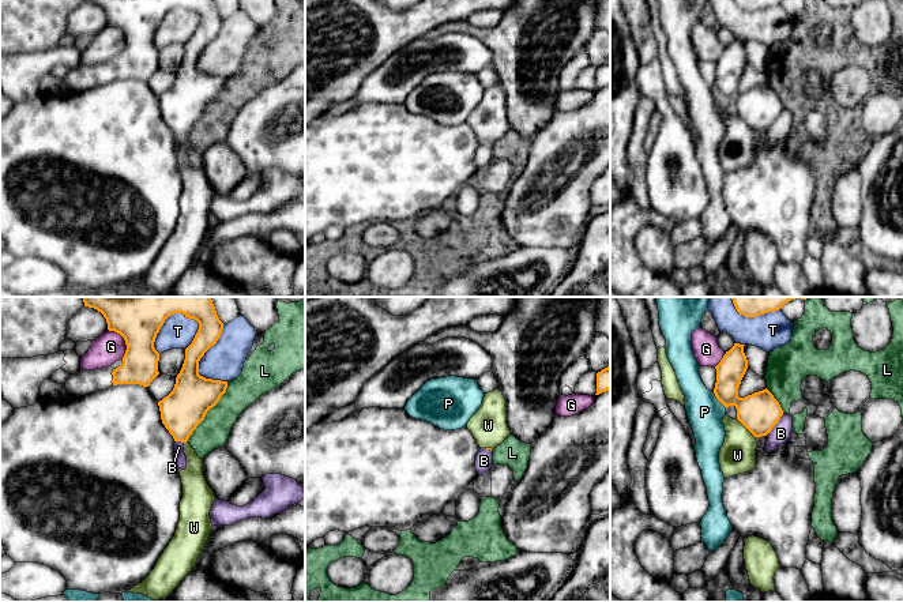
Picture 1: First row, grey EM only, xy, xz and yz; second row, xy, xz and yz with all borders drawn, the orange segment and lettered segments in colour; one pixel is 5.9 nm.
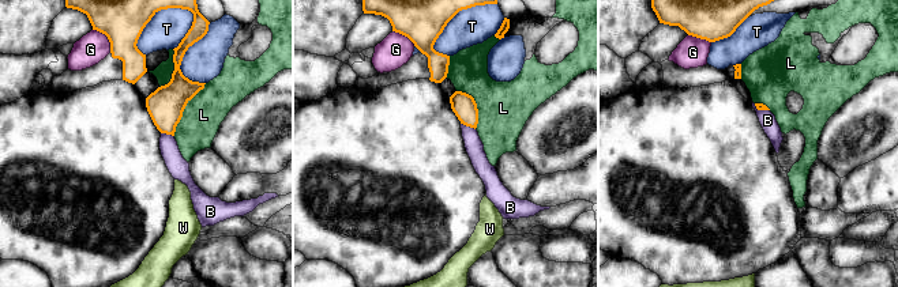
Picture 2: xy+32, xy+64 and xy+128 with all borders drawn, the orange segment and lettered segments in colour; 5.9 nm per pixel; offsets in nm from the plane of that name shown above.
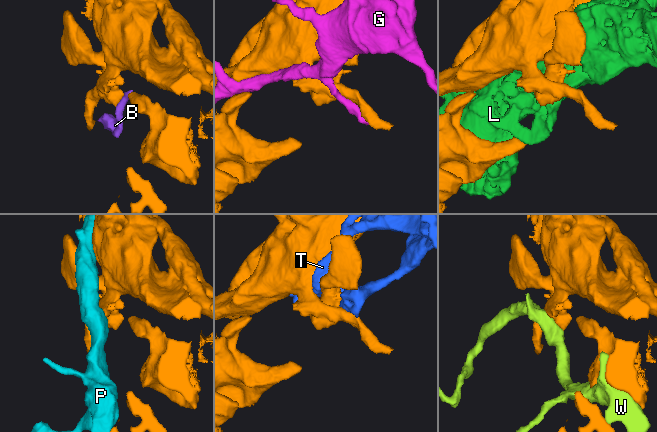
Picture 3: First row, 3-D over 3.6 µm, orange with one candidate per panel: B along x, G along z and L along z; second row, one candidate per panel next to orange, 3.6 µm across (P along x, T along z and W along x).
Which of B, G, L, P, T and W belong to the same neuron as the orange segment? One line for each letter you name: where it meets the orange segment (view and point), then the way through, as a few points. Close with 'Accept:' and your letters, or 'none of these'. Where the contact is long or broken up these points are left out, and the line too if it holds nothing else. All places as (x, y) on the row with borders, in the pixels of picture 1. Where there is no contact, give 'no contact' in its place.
Accept: none of these

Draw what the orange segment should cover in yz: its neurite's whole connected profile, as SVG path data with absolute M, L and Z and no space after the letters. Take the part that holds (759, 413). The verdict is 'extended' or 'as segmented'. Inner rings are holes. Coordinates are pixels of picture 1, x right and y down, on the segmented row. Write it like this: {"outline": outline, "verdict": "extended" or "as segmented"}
{"outline": "M734 343L715 366L716 383L714 394L725 406L737 409L737 419L755 436L767 436L779 422L783 410L774 395L765 388L745 398L738 396L738 387L748 369L744 346Z", "verdict": "as segmented"}

